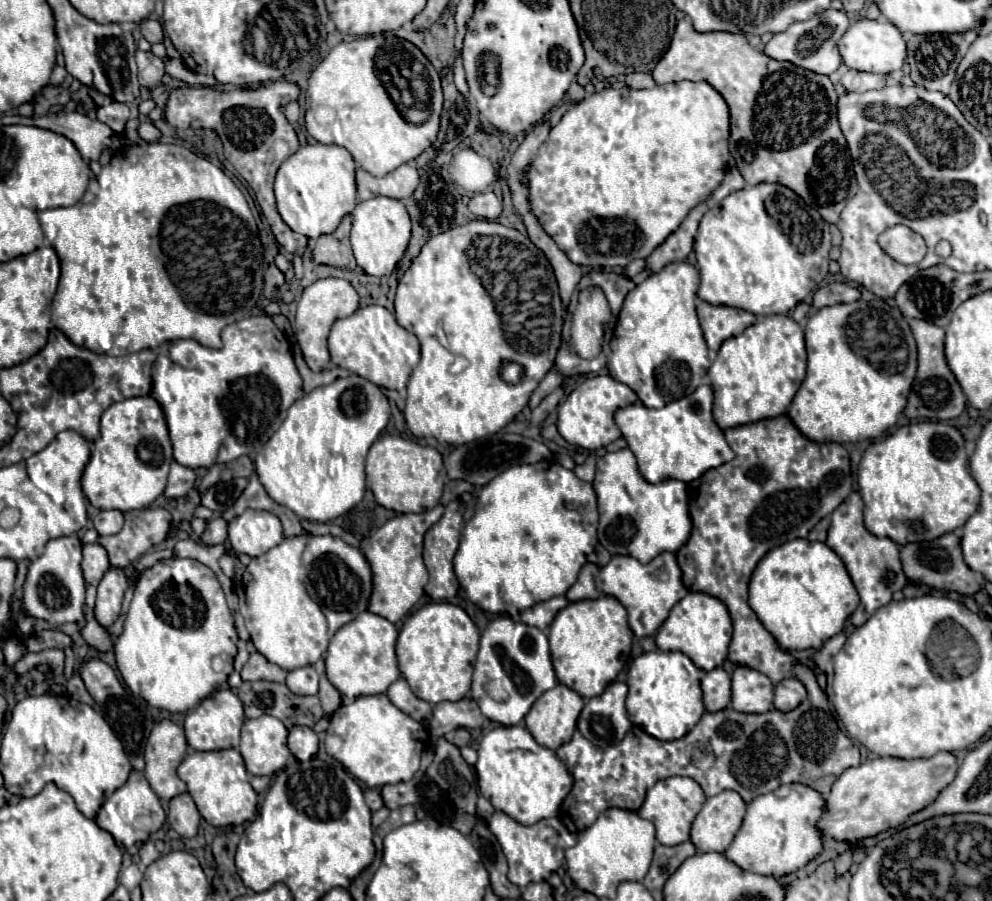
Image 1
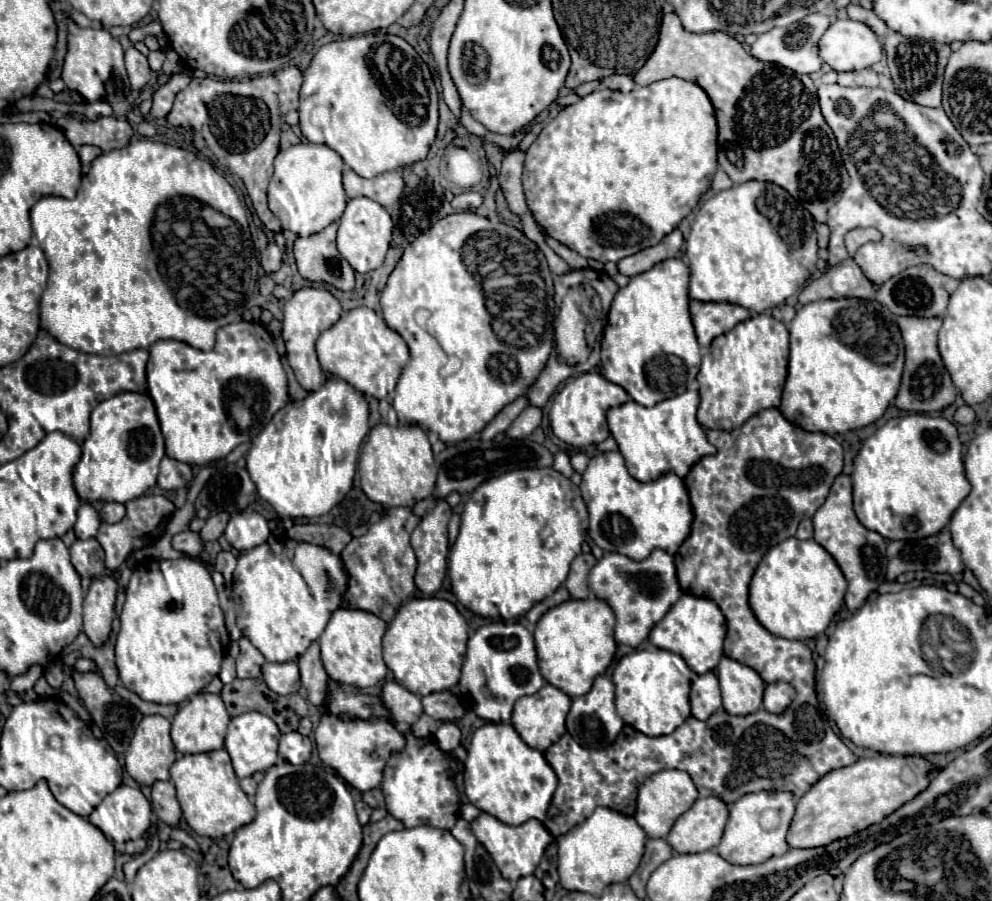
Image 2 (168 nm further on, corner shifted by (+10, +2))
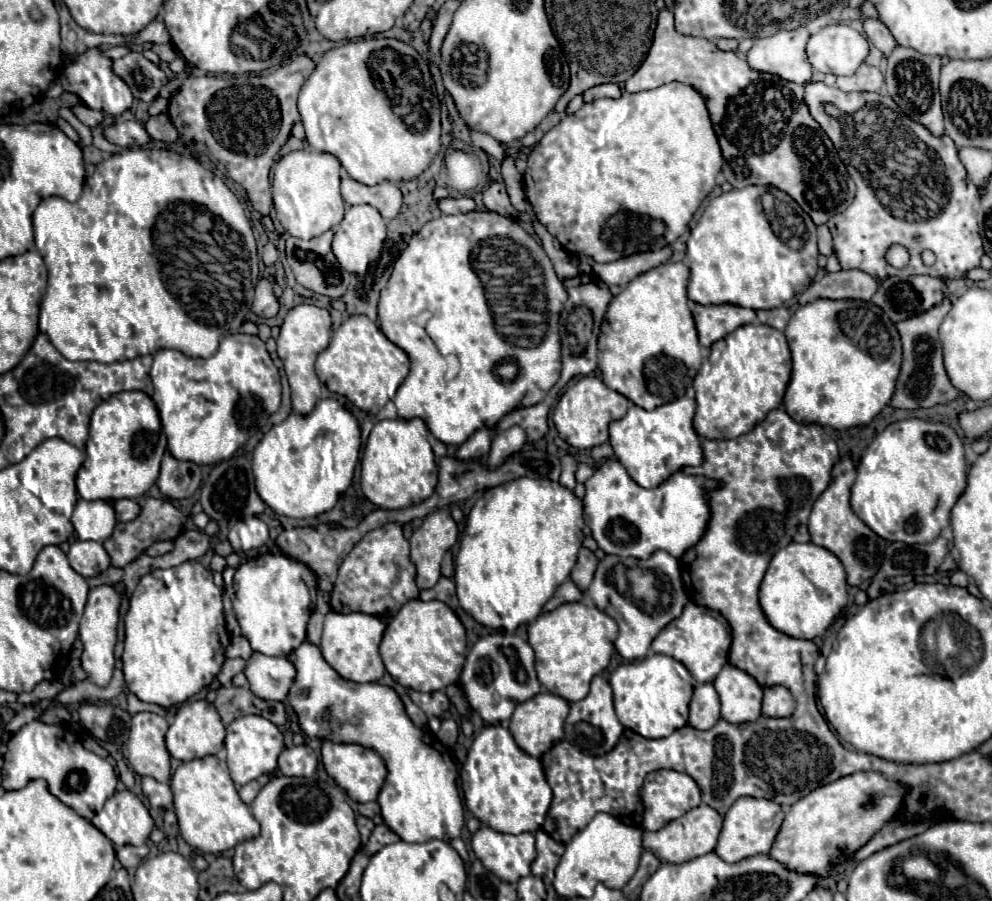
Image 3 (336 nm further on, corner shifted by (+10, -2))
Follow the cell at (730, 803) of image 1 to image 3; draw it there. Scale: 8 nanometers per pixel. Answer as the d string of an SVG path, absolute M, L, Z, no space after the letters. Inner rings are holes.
M701 804L693 810L689 810L685 816L669 822L665 828L661 828L661 832L645 832L643 846L653 848L653 852L657 852L657 856L661 856L661 860L665 860L665 862L681 864L681 862L687 862L697 856L713 852L721 826L723 826L723 816L715 808Z

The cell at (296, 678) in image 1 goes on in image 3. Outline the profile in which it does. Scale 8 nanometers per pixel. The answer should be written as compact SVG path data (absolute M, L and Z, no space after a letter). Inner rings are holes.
M253 652L251 658L247 660L245 676L255 696L261 696L263 700L285 702L293 686L295 666L289 658L271 658Z

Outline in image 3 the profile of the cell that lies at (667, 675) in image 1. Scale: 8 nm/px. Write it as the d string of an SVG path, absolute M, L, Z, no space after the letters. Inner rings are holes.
M649 654L643 660L619 664L611 674L615 712L625 728L645 738L665 738L687 724L687 712L694 686L690 672L682 663L665 654Z

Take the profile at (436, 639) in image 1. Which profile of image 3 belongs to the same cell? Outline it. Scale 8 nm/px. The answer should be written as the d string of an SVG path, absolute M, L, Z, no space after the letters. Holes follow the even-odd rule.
M409 600L401 606L401 610L393 616L393 620L387 624L387 630L383 634L383 664L387 672L393 676L395 682L399 682L405 688L417 690L417 692L437 692L451 684L455 684L461 676L461 668L465 662L465 650L467 650L467 638L465 628L457 614L443 602L423 602L423 600Z

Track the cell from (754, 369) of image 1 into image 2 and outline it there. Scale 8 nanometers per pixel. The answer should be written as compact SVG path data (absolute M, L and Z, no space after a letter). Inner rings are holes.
M757 314L747 322L737 324L731 332L723 334L719 356L707 354L697 374L701 404L697 420L705 428L721 428L731 424L737 428L765 408L775 408L781 402L783 384L787 378L789 360L789 332L785 324L771 316Z

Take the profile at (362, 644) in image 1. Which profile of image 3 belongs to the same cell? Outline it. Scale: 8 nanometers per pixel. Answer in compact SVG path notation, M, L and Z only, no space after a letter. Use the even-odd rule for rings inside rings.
M329 612L325 616L323 638L321 638L321 654L327 664L345 680L351 682L377 682L385 674L385 666L379 656L379 644L383 638L387 624L379 616L369 616L361 612L339 614Z

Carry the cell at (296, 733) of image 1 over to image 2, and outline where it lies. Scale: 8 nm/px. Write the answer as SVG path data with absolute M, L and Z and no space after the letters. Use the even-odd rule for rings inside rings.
M299 732L283 734L279 740L279 756L291 764L303 764L311 758L311 742L307 736L301 736Z

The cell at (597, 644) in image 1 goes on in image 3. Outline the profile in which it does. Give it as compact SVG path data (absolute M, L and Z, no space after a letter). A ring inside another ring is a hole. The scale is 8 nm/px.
M573 602L561 604L561 608L555 608L553 612L541 614L529 624L529 644L535 650L535 670L539 682L549 692L565 698L567 702L583 700L589 694L591 678L607 668L615 638L615 620L597 606Z

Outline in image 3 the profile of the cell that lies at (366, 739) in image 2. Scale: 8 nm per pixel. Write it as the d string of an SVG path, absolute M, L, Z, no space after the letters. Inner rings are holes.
M323 740L321 754L323 754L323 766L327 774L335 778L335 782L349 794L351 800L355 802L377 800L377 794L379 794L379 788L383 786L387 770L385 770L383 758L373 748L365 748L361 744L337 744L331 740Z

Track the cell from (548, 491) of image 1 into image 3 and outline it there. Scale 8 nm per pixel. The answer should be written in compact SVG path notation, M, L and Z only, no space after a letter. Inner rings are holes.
M519 478L519 480L513 480L513 482L507 482L507 484L501 484L501 486L495 486L495 488L485 490L483 496L475 502L475 506L471 508L471 512L467 516L465 534L463 534L463 538L459 542L459 554L455 558L453 579L455 586L457 586L457 598L459 598L461 608L467 614L471 614L479 624L483 624L487 628L493 628L495 626L495 628L505 630L505 632L515 632L517 626L527 624L527 622L533 622L539 616L543 604L569 578L571 568L577 562L577 554L579 554L579 548L581 548L581 542L583 542L583 518L581 516L583 516L583 502L581 502L581 498L577 498L573 494L573 490L561 486L559 482L551 482L551 480L545 480L545 478Z

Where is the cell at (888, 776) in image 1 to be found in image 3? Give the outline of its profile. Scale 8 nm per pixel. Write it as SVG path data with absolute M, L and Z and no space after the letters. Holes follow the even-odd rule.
M873 770L855 772L855 774L849 774L849 776L843 776L835 782L829 782L821 788L815 788L813 792L809 792L807 796L797 800L797 804L791 806L791 810L787 812L787 816L783 820L783 826L777 834L777 840L775 840L769 856L773 856L777 862L785 864L787 868L793 868L793 870L799 870L799 872L821 874L821 878L845 874L853 868L853 860L851 860L853 852L857 848L861 848L861 844L865 844L873 834L877 834L887 820L897 816L897 812L903 806L903 798L905 798L907 792L909 792L909 788L903 786L901 782L887 780L883 774L873 772Z

